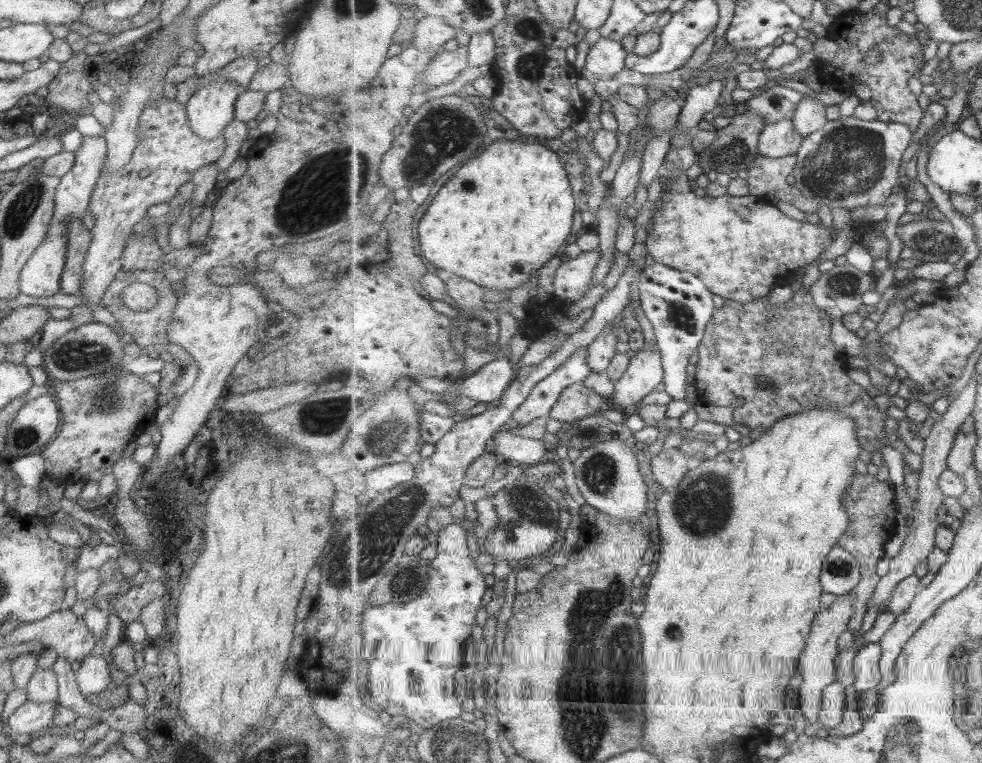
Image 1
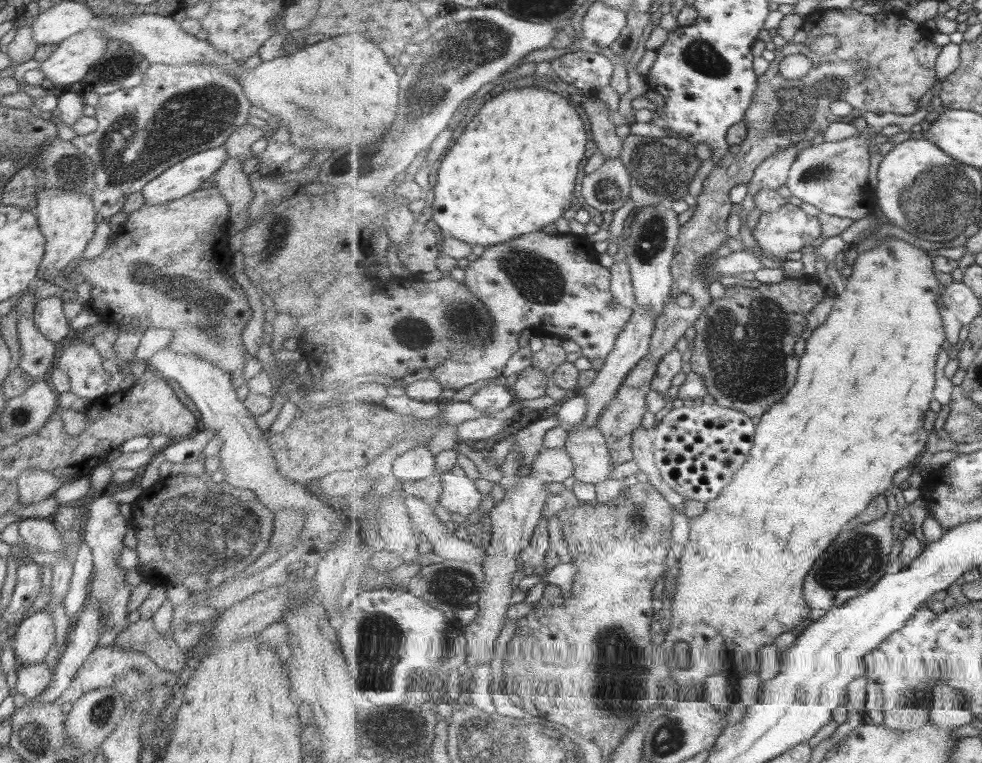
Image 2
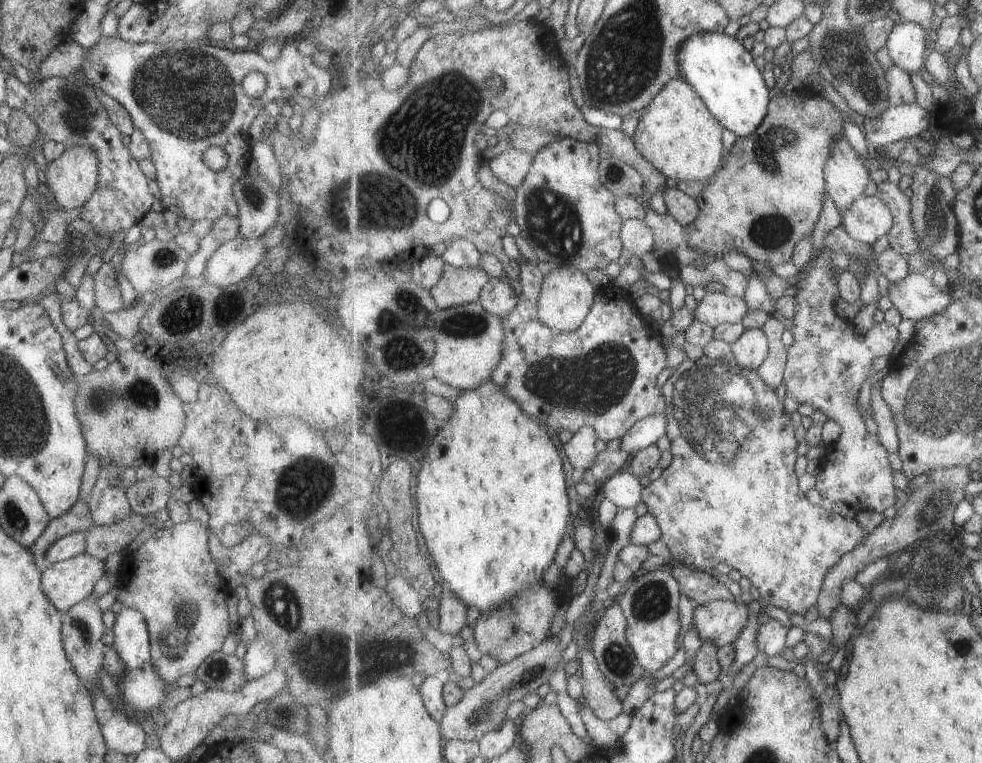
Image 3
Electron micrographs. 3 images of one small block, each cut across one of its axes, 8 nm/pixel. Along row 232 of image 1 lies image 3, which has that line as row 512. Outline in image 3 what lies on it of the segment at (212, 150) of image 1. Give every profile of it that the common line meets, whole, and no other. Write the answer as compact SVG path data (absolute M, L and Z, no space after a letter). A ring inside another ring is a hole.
M103 464L99 469L91 491L90 499L86 503L92 516L93 525L110 525L122 521L132 514L129 503L126 501L128 486L135 482L135 470L133 469L109 469ZM112 477L117 477L120 484L109 484Z

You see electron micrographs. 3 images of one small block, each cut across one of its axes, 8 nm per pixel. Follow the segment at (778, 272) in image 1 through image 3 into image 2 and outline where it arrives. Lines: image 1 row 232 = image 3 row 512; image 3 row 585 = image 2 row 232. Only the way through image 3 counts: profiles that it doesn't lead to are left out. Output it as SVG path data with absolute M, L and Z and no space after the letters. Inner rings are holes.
M787 204L776 212L762 213L753 236L766 256L786 261L791 252L810 248L822 231L817 217L808 215L801 206Z

